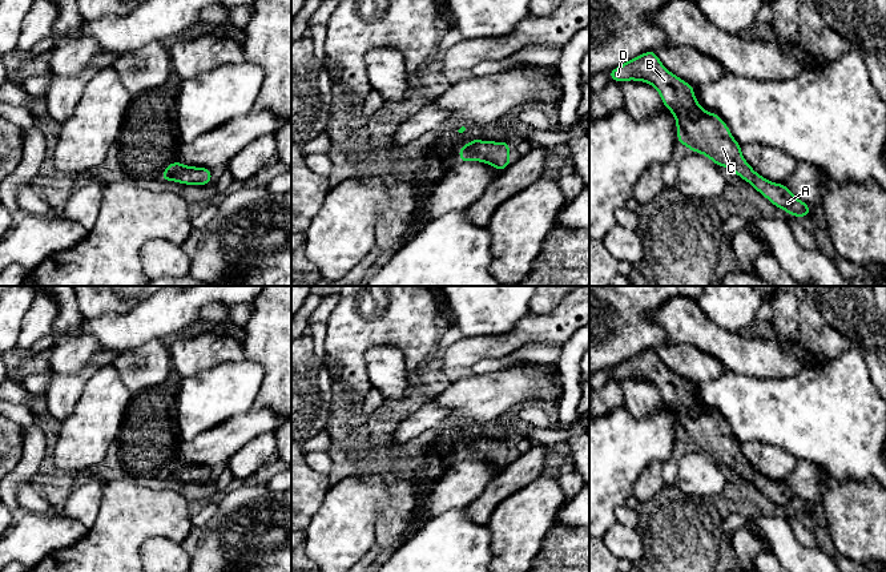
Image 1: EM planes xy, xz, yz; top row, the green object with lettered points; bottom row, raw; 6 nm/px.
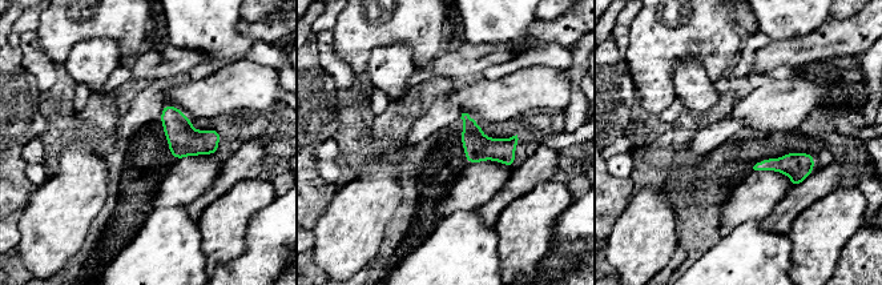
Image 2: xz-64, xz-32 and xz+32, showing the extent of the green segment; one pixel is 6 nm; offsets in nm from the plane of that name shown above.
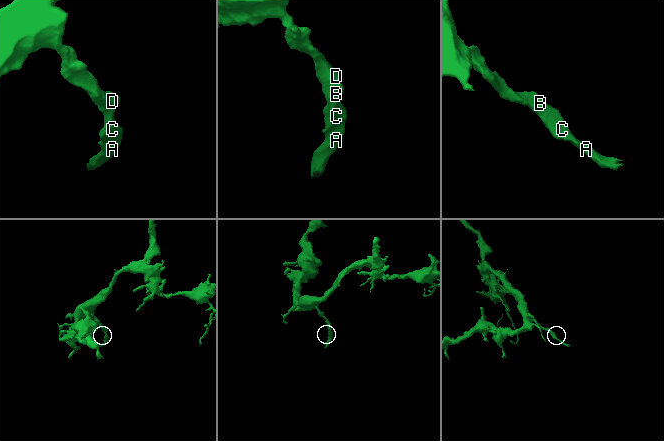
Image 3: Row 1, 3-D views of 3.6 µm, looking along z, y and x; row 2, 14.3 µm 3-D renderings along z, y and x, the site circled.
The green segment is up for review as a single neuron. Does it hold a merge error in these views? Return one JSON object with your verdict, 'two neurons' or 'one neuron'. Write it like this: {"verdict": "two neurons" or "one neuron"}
{"verdict": "one neuron"}

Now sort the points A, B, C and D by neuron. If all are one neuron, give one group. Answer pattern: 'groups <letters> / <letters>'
groups A B C D

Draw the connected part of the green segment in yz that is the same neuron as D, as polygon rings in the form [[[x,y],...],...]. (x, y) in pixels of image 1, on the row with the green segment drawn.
[[[655,51],[628,60],[608,72],[608,76],[617,82],[635,80],[655,86],[664,106],[676,118],[677,142],[734,172],[792,217],[809,217],[809,205],[798,200],[785,184],[770,182],[753,170],[741,153],[741,144],[733,138],[722,118],[704,110],[694,97],[693,86],[670,73]]]

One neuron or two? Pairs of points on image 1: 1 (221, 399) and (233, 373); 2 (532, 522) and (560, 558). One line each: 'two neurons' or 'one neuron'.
1: one neuron
2: two neurons

